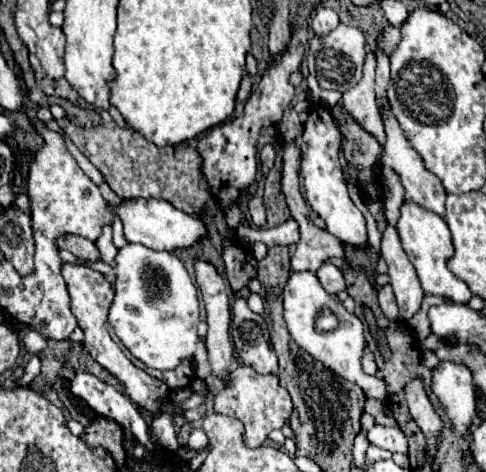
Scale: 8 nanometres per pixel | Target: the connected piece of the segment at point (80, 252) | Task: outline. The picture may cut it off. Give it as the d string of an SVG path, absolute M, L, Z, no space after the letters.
M63 235L59 239L59 247L71 251L79 259L89 259L89 261L99 259L99 251L97 251L95 243L85 239L85 237L79 237L79 235Z

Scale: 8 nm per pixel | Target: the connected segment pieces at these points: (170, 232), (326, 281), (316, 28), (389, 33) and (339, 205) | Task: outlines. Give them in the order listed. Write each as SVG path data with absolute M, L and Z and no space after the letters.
M121 199L121 203L115 205L113 211L121 219L125 229L125 239L129 243L141 243L157 251L175 251L179 247L189 247L207 235L207 229L201 219L177 211L169 201L163 199Z
M325 263L315 271L315 275L327 293L337 295L339 291L345 291L345 279L343 279L343 273L339 267Z
M319 5L319 7L315 9L315 13L313 13L313 17L311 17L311 29L313 29L313 33L325 35L325 33L329 33L331 29L335 29L337 25L339 25L339 17L337 17L337 13L335 13L333 9L323 7L323 5Z
M389 25L389 27L383 31L383 43L385 43L385 53L391 55L391 51L395 49L395 45L399 43L399 29Z
M311 103L309 107L309 119L305 123L303 131L303 143L301 143L301 177L303 177L303 191L305 199L309 201L311 209L327 223L327 231L335 235L343 243L351 245L363 245L367 243L367 229L365 229L365 217L355 207L347 193L347 181L343 177L343 169L339 163L339 131L335 127L331 109L327 105Z

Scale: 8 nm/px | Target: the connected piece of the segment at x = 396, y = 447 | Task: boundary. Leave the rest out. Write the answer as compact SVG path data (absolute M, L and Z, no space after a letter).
M375 425L369 433L367 439L371 445L387 449L391 453L407 453L407 437L399 427L385 427L385 425Z

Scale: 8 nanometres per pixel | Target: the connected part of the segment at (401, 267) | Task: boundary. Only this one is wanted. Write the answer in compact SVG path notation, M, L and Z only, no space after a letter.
M389 223L381 231L381 257L385 259L387 269L389 269L387 273L389 273L397 303L399 303L399 315L405 321L409 321L419 311L425 293L421 289L415 267L411 265L409 257L405 255L401 247L395 227Z

